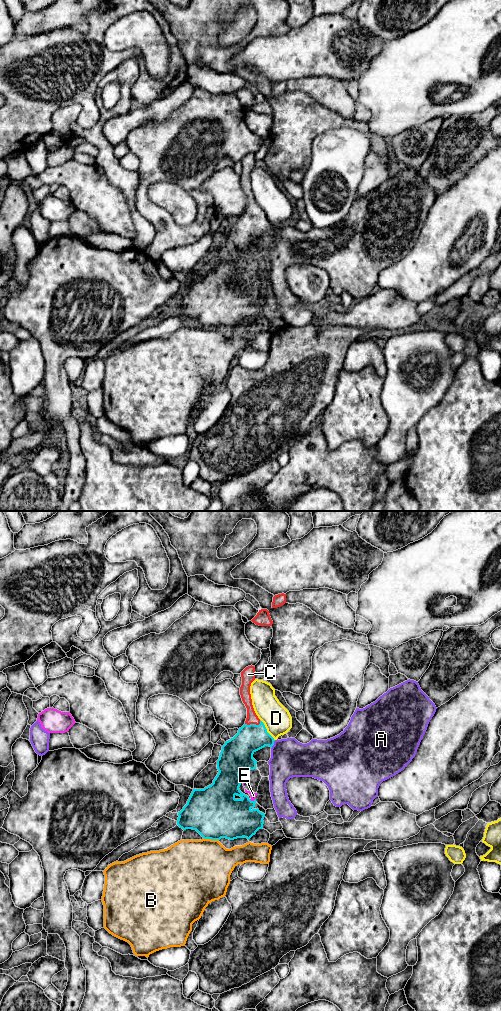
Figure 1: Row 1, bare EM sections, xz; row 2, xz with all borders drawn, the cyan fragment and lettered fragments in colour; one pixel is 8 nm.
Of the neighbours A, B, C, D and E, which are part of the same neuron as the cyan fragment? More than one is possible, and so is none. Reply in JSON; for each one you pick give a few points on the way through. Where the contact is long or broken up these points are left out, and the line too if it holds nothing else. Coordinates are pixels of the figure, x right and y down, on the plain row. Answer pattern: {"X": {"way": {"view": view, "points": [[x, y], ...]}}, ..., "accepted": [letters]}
{"C": {"way": {"view": "xz", "points": [[238, 239], [253, 223], [253, 212], [252, 206]]}}, "accepted": ["C"]}

